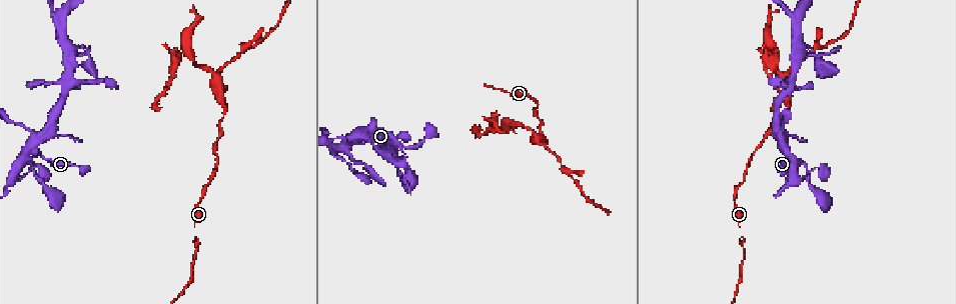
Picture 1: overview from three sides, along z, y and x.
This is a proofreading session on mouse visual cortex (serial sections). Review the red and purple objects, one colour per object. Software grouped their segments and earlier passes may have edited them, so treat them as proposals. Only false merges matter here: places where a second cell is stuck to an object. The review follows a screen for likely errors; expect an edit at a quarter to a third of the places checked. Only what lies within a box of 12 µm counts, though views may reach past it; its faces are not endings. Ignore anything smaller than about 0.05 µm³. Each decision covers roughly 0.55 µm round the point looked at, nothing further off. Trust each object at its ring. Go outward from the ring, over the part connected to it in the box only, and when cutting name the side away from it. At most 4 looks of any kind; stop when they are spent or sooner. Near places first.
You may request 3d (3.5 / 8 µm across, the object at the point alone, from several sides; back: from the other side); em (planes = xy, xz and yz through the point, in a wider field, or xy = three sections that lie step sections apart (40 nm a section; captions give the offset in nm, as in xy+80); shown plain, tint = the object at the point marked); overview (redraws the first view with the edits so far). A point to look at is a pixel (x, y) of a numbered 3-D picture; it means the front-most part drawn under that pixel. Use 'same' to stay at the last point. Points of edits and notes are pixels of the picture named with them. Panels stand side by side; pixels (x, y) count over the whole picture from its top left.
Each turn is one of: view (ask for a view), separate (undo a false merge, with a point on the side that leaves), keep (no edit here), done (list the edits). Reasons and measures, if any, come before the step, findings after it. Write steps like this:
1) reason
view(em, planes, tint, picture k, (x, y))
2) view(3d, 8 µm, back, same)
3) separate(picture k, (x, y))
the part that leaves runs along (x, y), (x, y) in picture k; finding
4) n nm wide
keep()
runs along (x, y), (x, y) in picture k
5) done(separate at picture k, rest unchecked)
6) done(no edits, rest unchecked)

arms part here
view(3d, 3.5 µm, picture 1, (31, 148))

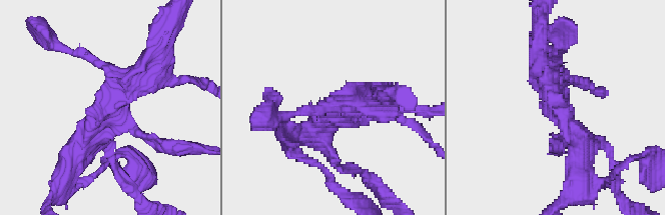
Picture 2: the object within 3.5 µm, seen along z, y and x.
4 arms; arms of 150, 150, 350, 350 nm; need the tissue
view(em, xy, step 1, tint, picture 2, (562, 105))

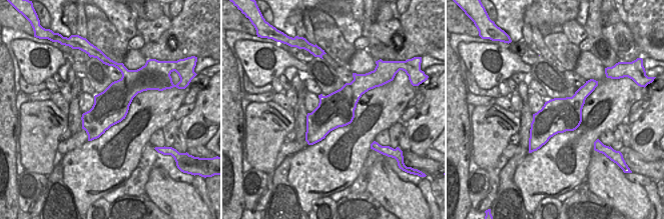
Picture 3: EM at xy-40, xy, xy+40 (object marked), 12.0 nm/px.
keep()
runs along (556, 142), (571, 120), (540, 56) in picture 2; one cell here

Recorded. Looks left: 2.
narrows sharply
view(3d, 3.5 µm, picture 1, (233, 58))

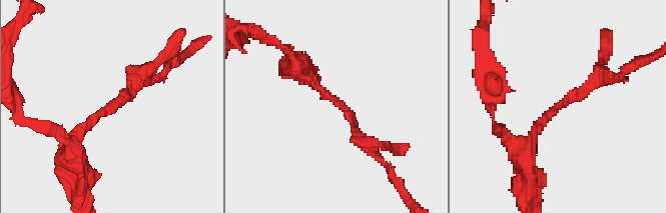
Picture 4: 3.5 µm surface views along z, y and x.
view(em, xy, step 3, tint, picture 4, (334, 99))

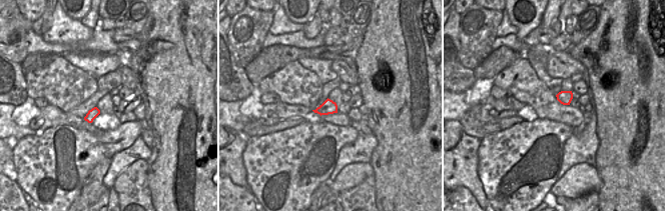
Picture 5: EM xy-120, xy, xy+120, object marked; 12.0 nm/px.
keep()
runs along (295, 67), (348, 111), (369, 147) in picture 4; one cell here

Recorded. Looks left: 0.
done(no edits, rest unchecked)

